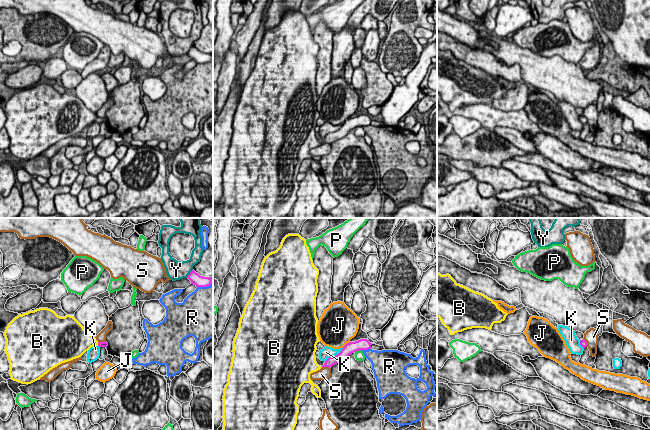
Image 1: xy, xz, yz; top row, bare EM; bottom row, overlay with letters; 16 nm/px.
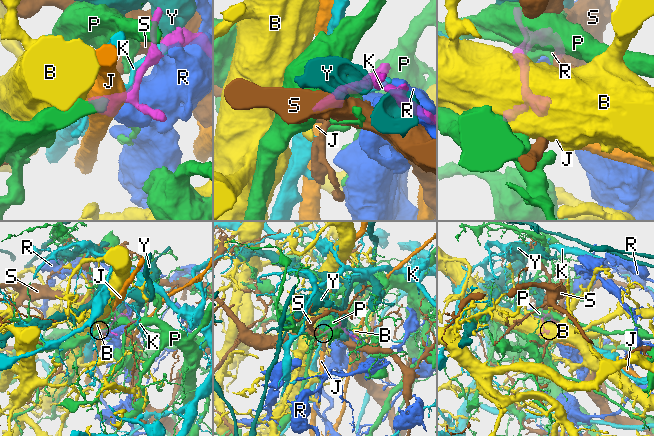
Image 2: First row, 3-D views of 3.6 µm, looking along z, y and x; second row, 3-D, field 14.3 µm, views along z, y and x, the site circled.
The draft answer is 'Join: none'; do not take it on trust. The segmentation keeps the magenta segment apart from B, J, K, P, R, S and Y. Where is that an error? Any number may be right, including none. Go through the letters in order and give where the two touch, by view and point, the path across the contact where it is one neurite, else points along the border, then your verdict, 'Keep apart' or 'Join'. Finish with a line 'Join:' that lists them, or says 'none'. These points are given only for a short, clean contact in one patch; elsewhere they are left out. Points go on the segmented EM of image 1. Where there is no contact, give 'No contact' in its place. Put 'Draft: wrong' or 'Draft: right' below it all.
B: Touches magenta at xy (98, 344). Path across: xy (101, 344), (98, 344), (92, 341), (83, 341). Join
J: Touches magenta at xz (346, 344). Keep apart
K: Touches magenta at xz (335, 355). Keep apart
P: Touches magenta at xz (358, 350). Keep apart
R: Touches magenta at xz (365, 349). Keep apart
S: Touches magenta at xz (326, 366). Boundary: xz (322, 366), (329, 368). Keep apart
Y: Touches magenta at xy (190, 273). Boundary: xy (192, 269), (186, 277). Keep apart
Join: B
Draft: wrong

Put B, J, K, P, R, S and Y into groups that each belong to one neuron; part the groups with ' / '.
B / J / K / P / R / S / Y

